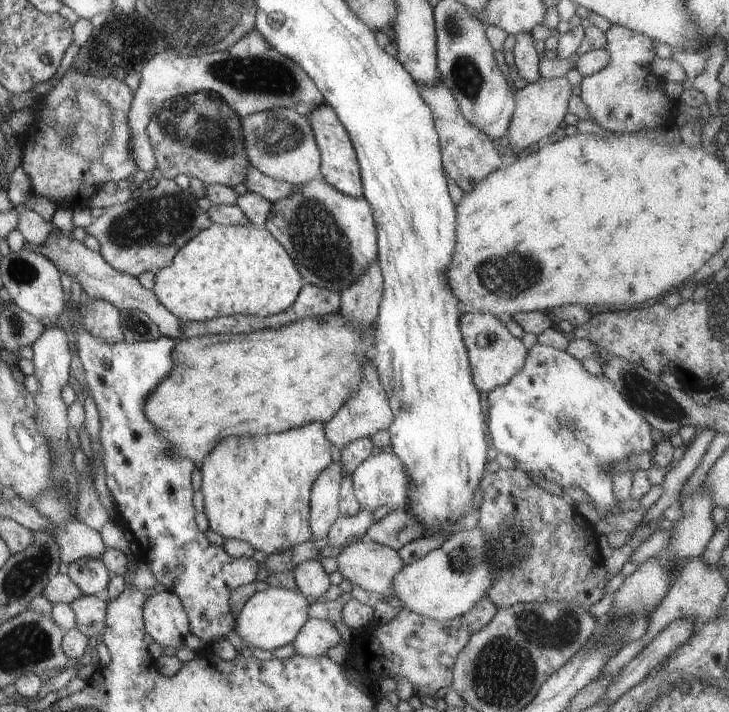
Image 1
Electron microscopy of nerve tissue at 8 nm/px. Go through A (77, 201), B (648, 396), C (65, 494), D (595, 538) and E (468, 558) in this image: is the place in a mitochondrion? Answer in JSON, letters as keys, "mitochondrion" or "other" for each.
{"A":"other","B":"mitochondrion","C":"mitochondrion","D":"other","E":"mitochondrion"}

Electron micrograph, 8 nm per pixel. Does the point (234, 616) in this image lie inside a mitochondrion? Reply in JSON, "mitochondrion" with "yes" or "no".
{"mitochondrion":"no"}

